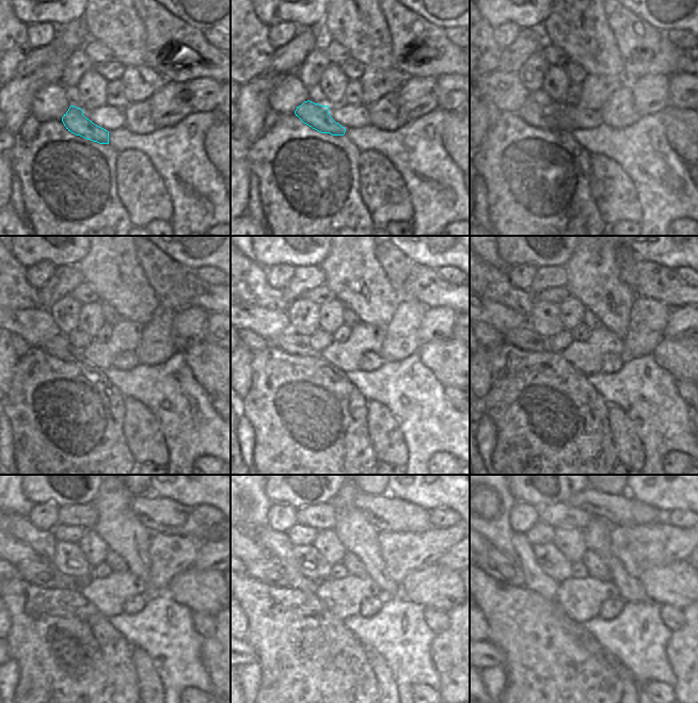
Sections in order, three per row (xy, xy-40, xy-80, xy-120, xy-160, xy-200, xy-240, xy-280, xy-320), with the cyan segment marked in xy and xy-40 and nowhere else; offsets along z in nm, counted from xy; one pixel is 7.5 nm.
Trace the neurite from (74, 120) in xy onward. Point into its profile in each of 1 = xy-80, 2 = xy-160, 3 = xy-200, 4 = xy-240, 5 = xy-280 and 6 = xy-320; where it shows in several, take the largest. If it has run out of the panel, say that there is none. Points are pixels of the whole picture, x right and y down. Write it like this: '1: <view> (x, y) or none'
1: xy-80 (541, 113)
2: xy-160 (290, 341)
3: xy-200 (524, 338)
4: xy-240 (41, 573)
5: xy-280 (269, 571)
6: xy-320 (497, 565)

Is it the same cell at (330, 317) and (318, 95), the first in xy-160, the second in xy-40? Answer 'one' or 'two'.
two

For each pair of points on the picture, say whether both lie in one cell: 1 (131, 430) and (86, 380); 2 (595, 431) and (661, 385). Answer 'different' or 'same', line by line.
1: different
2: different

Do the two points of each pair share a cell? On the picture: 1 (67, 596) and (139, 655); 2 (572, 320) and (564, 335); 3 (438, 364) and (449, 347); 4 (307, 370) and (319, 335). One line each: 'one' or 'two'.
1: two
2: two
3: one
4: two

